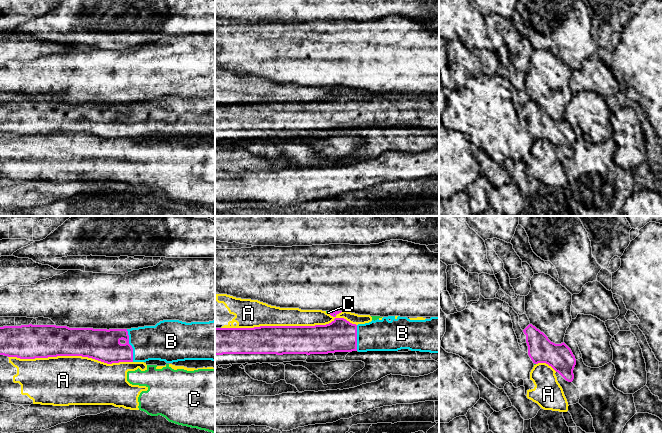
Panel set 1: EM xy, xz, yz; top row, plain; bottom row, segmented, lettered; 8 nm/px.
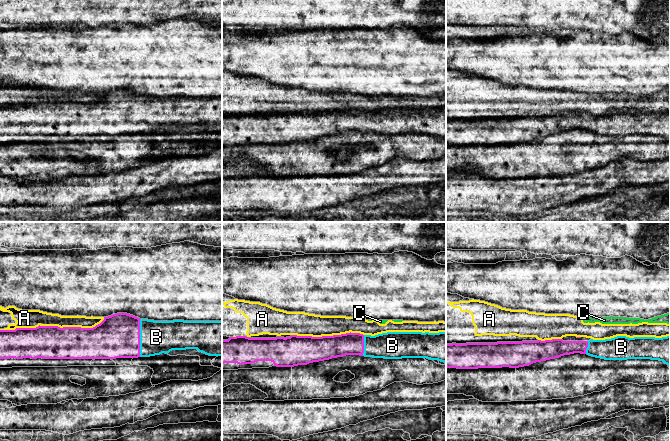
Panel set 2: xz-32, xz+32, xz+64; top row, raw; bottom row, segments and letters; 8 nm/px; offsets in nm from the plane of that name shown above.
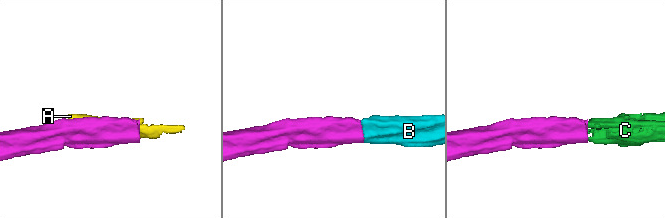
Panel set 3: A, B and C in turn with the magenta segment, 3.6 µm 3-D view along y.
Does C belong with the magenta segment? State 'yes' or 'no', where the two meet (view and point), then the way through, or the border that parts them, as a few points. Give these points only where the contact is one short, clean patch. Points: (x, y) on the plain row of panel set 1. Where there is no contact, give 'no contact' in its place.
no; contact xz (330, 88)

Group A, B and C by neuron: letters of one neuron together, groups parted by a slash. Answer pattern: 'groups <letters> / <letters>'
groups A C / B

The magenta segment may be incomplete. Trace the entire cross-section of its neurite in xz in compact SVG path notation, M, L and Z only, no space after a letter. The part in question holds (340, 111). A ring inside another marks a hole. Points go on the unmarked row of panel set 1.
M383 93L365 100L352 100L335 94L326 101L260 102L254 104L215 104L215 131L223 130L328 130L335 128L411 127L439 129L439 93L410 96Z

